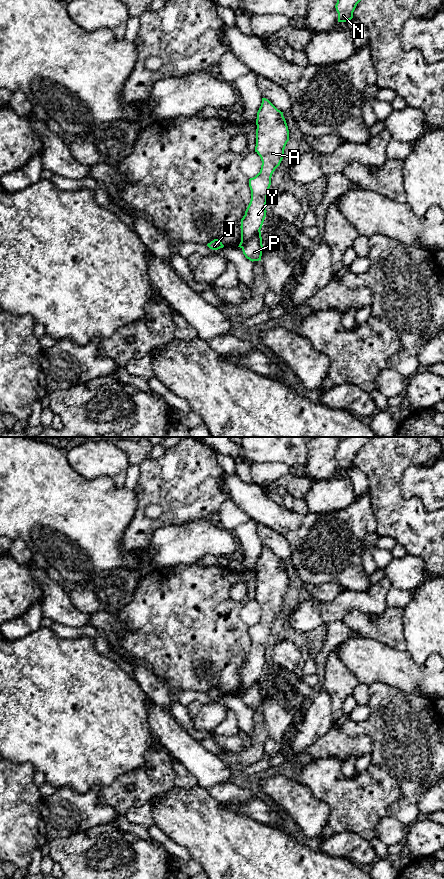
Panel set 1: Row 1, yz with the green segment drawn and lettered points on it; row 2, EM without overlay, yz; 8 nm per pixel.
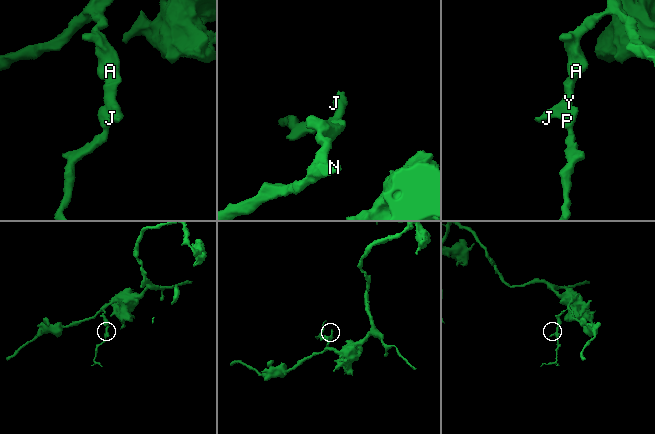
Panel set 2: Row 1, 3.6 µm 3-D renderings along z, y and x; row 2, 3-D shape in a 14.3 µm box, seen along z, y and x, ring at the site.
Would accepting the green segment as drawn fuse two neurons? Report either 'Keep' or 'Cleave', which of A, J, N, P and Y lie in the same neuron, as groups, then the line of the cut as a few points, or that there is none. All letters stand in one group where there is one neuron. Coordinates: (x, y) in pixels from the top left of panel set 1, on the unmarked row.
Cleave. Groups: A J N Y / P. Split along yz (259, 678), (241, 695)

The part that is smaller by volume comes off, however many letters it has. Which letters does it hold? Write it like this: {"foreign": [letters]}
{"foreign": ["P"]}

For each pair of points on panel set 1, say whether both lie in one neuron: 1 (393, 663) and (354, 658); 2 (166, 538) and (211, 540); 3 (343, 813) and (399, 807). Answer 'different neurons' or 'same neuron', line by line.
1: same neuron
2: same neuron
3: different neurons

